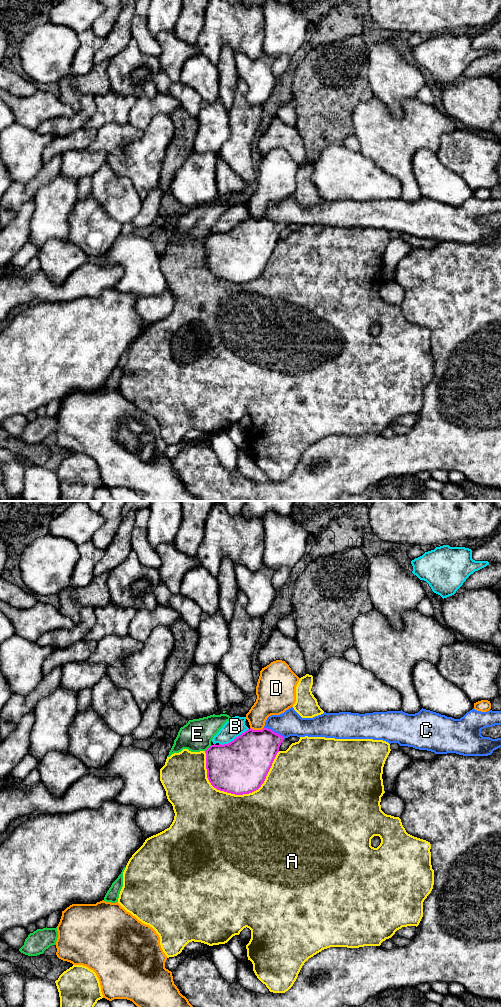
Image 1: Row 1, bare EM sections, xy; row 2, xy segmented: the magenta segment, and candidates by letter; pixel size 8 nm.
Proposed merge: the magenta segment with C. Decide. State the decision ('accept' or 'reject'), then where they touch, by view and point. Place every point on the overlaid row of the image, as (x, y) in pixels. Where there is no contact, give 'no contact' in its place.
accept; contact xy (274, 732)

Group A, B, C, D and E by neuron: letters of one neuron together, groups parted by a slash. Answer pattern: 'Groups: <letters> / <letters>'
Groups: A / B / C / D / E

